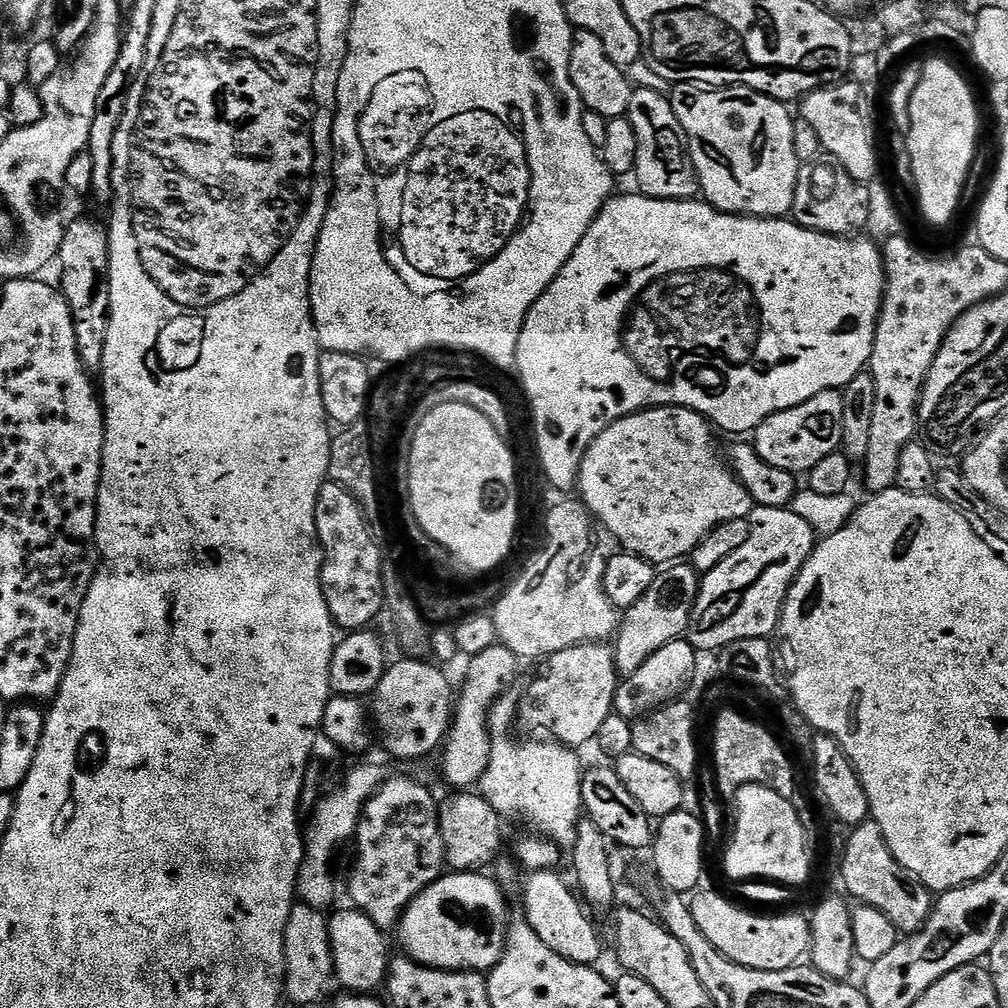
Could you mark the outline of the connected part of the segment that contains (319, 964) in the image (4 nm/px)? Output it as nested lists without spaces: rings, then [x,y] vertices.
[[[293,903],[284,931],[284,991],[296,1004],[312,1004],[334,980],[334,958],[328,929],[329,917],[309,904]]]

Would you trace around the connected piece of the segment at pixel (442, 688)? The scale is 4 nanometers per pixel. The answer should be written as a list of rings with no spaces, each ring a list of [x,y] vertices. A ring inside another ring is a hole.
[[[400,658],[400,661],[389,663],[388,668],[382,674],[382,682],[378,682],[376,691],[370,697],[370,716],[376,724],[380,727],[380,736],[384,739],[384,748],[392,756],[397,756],[400,760],[420,760],[423,756],[428,756],[432,751],[439,749],[445,742],[445,737],[448,735],[448,730],[452,725],[453,711],[454,711],[454,688],[452,692],[452,684],[448,681],[448,676],[440,668],[435,668],[435,663],[426,660],[413,660],[411,658]]]

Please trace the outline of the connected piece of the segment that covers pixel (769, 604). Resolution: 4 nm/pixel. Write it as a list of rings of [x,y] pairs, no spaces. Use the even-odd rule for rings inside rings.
[[[753,507],[750,523],[752,529],[750,538],[746,538],[746,543],[739,550],[734,550],[730,558],[718,562],[714,570],[703,573],[686,633],[688,643],[701,653],[719,653],[726,645],[738,642],[742,638],[771,637],[773,635],[771,632],[775,633],[780,627],[784,600],[788,597],[792,583],[795,582],[798,573],[804,569],[804,563],[812,557],[812,549],[818,543],[816,531],[812,529],[810,522],[798,518],[798,514],[794,514],[791,507]]]

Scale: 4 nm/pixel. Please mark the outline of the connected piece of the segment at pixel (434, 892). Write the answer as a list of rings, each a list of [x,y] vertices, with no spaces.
[[[449,871],[435,880],[426,890],[422,890],[408,904],[400,917],[398,933],[404,943],[403,951],[418,964],[427,968],[438,968],[445,972],[478,972],[487,974],[499,962],[508,944],[508,900],[505,889],[491,875],[483,871],[458,872]]]

